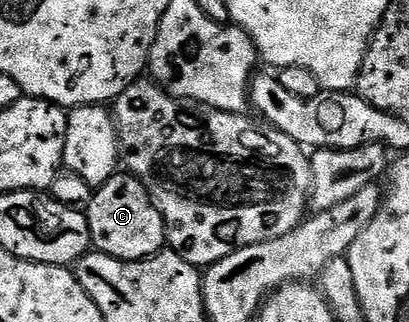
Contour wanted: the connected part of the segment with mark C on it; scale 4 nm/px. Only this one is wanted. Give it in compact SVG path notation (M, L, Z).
M114 174L106 184L95 190L84 214L90 226L93 250L103 251L117 259L148 259L167 246L164 217L135 175Z

